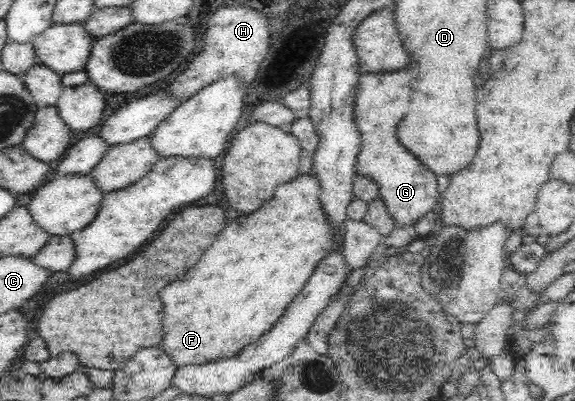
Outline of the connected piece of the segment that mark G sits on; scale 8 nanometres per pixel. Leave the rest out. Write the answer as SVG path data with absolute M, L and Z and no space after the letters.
M411 63L409 67L389 72L367 72L359 77L359 91L355 99L355 122L359 126L362 136L361 152L357 158L356 173L369 175L377 181L380 191L379 195L387 205L389 214L395 219L396 226L399 228L413 228L417 226L421 219L424 219L437 203L440 202L441 193L438 190L438 176L430 171L413 153L409 153L405 147L399 145L397 139L397 127L405 117L407 109L405 105L409 103L407 93L417 87L417 75L419 67L417 63Z

